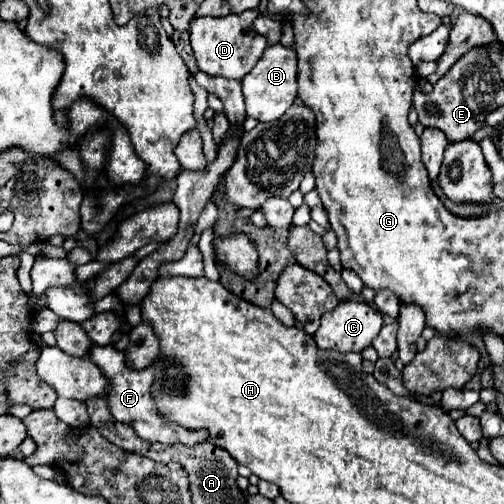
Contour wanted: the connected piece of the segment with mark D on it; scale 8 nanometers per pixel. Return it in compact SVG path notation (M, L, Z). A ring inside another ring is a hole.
M251 10L251 12L241 12L241 14L229 14L223 18L199 16L191 20L189 34L191 34L191 46L197 58L199 70L211 76L223 76L223 78L233 78L233 80L241 80L245 74L249 74L253 66L257 64L257 60L261 58L263 50L267 48L267 38L253 30L253 20L257 16L259 12Z

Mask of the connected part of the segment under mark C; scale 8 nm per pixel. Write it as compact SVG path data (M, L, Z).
M343 300L335 308L335 312L327 312L327 316L323 316L319 330L315 332L315 342L321 350L337 350L343 354L363 352L373 344L381 326L383 326L383 316L379 310L361 300Z

